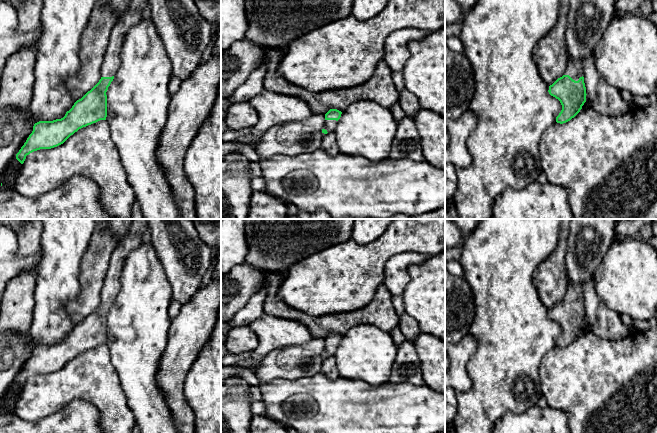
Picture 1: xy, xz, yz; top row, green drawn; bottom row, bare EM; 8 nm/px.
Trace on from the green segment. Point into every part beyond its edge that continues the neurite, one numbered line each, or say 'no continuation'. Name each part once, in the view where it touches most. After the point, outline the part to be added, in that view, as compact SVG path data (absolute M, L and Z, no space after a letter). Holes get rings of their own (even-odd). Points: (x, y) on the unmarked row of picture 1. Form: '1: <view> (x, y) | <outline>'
1: yz (574, 293) | M567 282L567 290L564 299L569 299L573 304L578 305L580 301L584 300L582 286Z

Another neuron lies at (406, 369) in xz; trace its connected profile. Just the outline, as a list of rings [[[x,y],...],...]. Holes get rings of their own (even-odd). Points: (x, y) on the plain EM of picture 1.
[[[405,340],[397,347],[397,356],[391,368],[389,382],[415,386],[425,384],[419,357],[410,340]]]

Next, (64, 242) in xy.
[[[41,219],[41,260],[38,265],[34,289],[34,308],[30,336],[38,345],[61,343],[76,324],[66,309],[66,304],[77,301],[81,294],[80,269],[96,219]]]

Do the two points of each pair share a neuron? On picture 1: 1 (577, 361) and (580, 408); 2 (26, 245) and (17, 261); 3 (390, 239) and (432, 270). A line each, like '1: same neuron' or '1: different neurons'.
1: same neuron
2: different neurons
3: different neurons

